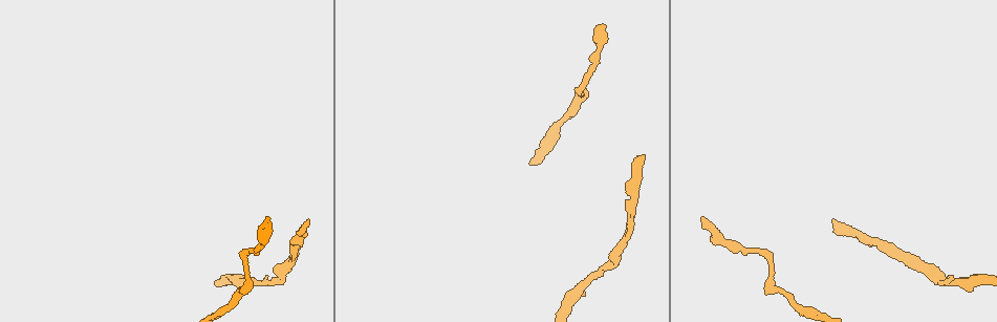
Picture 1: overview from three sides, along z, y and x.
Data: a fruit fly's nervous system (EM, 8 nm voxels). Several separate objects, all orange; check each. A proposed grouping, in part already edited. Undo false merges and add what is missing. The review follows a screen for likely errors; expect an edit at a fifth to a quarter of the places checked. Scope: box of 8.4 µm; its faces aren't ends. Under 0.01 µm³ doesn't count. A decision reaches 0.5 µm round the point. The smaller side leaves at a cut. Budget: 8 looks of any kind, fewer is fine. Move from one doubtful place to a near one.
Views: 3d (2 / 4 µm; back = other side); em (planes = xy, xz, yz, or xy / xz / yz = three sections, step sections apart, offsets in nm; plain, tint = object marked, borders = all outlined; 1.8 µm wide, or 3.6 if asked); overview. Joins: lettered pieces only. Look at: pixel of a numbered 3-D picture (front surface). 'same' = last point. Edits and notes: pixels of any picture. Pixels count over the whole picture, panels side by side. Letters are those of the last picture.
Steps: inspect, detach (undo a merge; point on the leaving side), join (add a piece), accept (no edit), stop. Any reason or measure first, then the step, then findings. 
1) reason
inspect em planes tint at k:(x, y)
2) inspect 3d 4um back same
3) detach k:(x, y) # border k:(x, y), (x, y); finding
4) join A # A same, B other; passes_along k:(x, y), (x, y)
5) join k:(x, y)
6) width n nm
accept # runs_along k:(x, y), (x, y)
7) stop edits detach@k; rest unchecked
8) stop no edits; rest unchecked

inspect 3d 2um at 1:(772, 285)

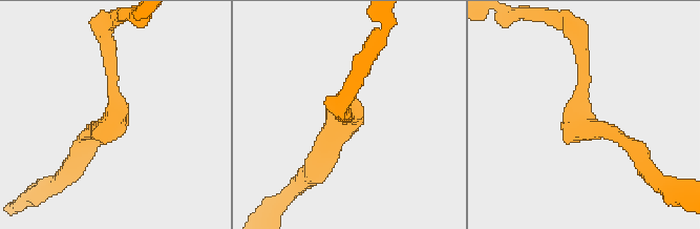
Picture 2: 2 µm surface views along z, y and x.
inspect em yz step 8 tint at 2:(352, 111)

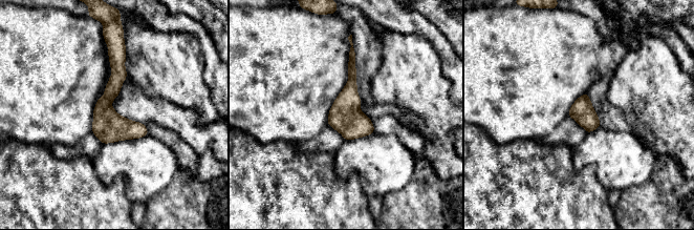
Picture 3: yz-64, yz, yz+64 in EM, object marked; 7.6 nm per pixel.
inspect em yz step 8 borders same

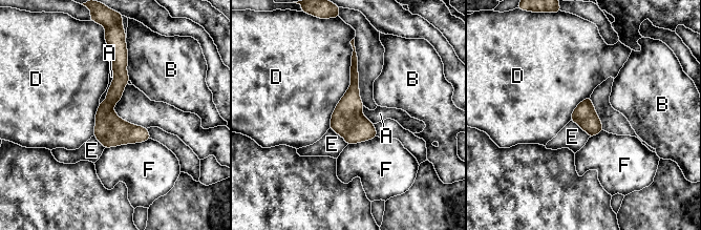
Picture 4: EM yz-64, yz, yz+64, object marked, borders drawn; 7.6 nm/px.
accept # A other, B other, D other, E other, F other; runs_along 4:(122, 55), (106, 144); all the same neuron

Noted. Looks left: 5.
thin end
inspect em yz step 8 borders at 1:(703, 216)

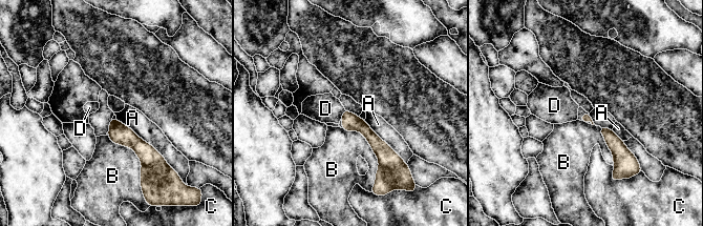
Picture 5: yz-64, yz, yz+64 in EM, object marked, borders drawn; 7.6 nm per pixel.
join D # A other, B other, C other, D same; the neuron continues

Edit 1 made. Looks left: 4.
inspect overview

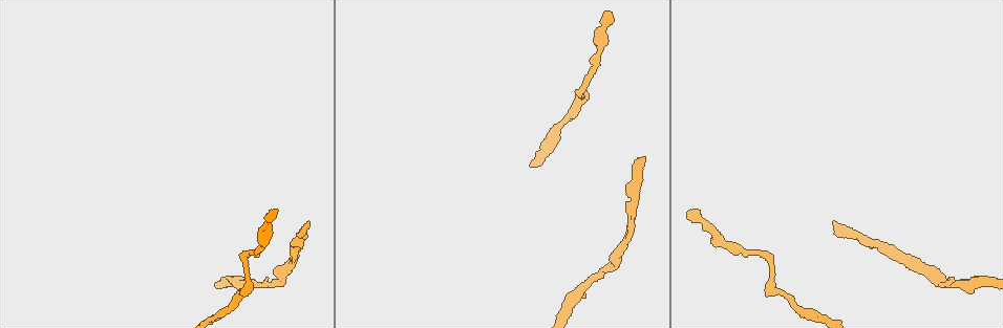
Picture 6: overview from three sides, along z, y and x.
long arm stops here
inspect 3d 4um at 6:(308, 220)

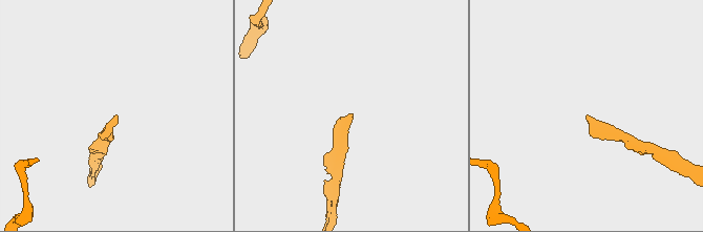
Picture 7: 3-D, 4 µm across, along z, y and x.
now the EM
inspect em planes borders at 7:(117, 117)

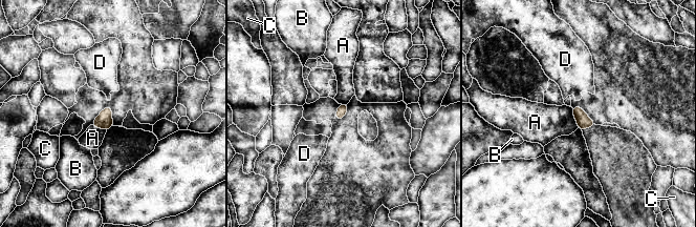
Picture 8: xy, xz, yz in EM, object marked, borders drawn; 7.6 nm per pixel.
join A # A same, B other, C other, D other; passes_along 8:(583, 120), (574, 117), (543, 123); the neuron continues

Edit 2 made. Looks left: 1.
stop edits join@5, join@8; rest unchecked

